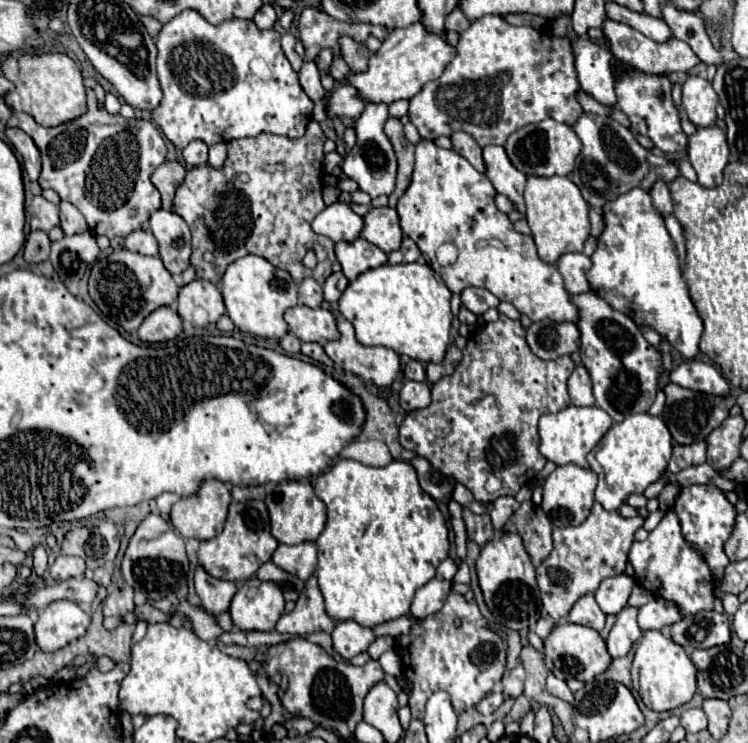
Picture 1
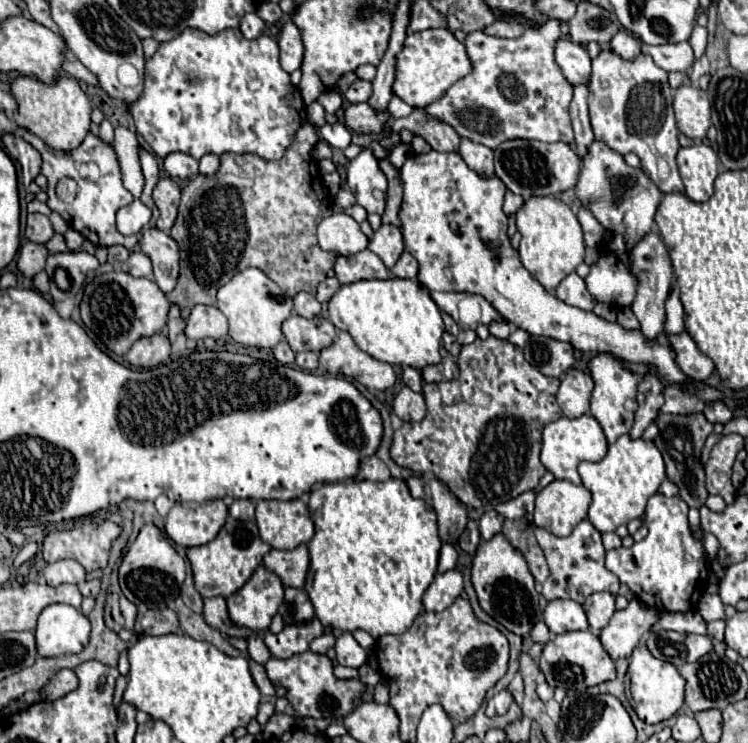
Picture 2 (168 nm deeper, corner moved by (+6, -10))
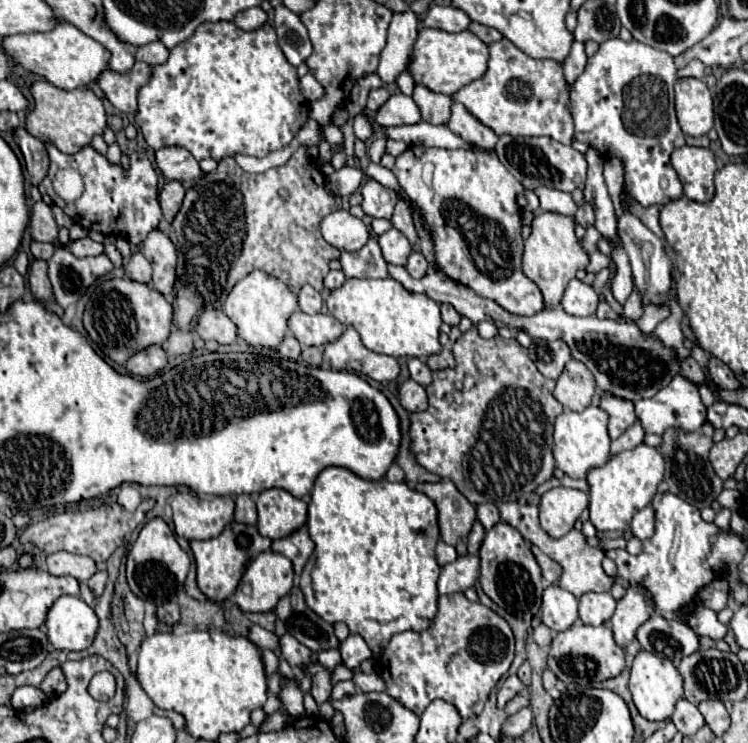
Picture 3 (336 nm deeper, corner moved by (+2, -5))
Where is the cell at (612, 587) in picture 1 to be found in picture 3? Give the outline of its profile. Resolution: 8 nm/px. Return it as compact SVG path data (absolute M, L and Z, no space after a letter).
M585 593L579 599L579 619L585 625L603 625L611 619L617 601L611 593Z

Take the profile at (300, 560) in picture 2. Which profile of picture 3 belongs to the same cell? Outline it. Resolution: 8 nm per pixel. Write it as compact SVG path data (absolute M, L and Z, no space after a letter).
M303 525L297 531L293 531L291 535L273 541L271 549L277 551L277 553L283 553L285 557L289 557L293 561L295 575L301 575L307 559L311 557L313 549L315 549L315 543L311 541L311 537L307 533L307 525Z

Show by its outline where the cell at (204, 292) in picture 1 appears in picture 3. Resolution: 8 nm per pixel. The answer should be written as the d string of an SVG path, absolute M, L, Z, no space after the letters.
M209 309L209 311L205 311L199 317L197 333L201 335L203 341L213 339L213 341L225 345L225 343L233 343L235 341L237 327L221 309Z

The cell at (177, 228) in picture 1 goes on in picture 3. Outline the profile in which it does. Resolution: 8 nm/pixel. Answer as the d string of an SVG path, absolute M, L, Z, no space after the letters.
M155 229L143 241L143 255L153 267L153 287L161 295L171 297L175 285L175 263L177 263L175 245L165 233L159 233L159 229Z

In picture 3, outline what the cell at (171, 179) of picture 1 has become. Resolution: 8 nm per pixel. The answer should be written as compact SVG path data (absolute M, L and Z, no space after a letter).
M167 181L159 193L159 205L161 205L161 211L163 211L163 219L159 223L159 231L163 233L169 233L169 227L171 227L171 221L173 217L177 215L181 203L183 203L183 197L185 197L185 189L179 181Z

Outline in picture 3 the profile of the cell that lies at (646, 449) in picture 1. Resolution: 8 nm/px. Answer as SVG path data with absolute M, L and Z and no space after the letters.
M645 443L631 451L619 453L599 469L591 469L591 473L587 475L587 483L591 487L589 511L591 523L595 525L597 533L625 531L631 525L633 515L651 503L661 479L663 479L663 455L655 447L649 447Z

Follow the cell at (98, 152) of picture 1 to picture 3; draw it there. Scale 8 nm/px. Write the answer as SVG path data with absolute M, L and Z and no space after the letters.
M47 143L49 151L49 175L43 179L41 187L47 191L51 201L57 205L57 195L51 187L51 179L59 169L67 169L69 165L77 169L83 177L85 189L83 195L73 203L59 201L61 209L83 229L87 231L99 231L103 235L119 235L125 237L131 245L141 245L143 239L157 229L161 221L161 207L157 201L157 173L153 163L147 159L145 153L133 153L131 155L131 169L125 173L121 165L111 165L103 155L99 155L93 147L83 147L75 155L65 155L51 143Z

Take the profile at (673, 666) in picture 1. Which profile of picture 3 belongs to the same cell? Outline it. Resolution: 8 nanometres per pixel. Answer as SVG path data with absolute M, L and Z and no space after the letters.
M639 651L635 655L633 667L631 667L631 679L629 679L629 691L633 695L633 703L641 717L649 721L663 721L669 719L675 703L683 697L683 677L675 669L675 665L667 659L659 659L653 653Z

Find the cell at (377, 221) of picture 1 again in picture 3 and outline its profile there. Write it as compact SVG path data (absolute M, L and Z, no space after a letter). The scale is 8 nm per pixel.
M391 229L391 231L383 233L379 237L379 245L383 249L385 261L393 263L393 265L405 265L411 251L413 251L407 237L403 237L403 233L399 233L397 229Z

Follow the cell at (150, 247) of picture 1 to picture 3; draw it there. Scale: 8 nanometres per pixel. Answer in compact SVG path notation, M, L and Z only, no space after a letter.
M133 253L131 261L125 267L125 277L151 285L151 263L143 257L143 253Z

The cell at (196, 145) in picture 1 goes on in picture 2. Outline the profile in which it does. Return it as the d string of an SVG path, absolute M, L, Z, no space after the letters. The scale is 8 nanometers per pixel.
M169 154L165 158L165 170L171 178L193 178L195 174L199 174L197 170L197 160L189 154Z

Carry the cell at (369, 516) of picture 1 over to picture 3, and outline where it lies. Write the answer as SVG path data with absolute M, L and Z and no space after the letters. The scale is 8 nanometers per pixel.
M327 467L315 479L315 489L307 517L311 539L315 541L315 569L311 573L315 607L313 611L327 623L345 623L351 633L361 635L379 659L395 633L425 631L437 613L435 545L439 541L435 503L405 483L365 481L345 467Z

